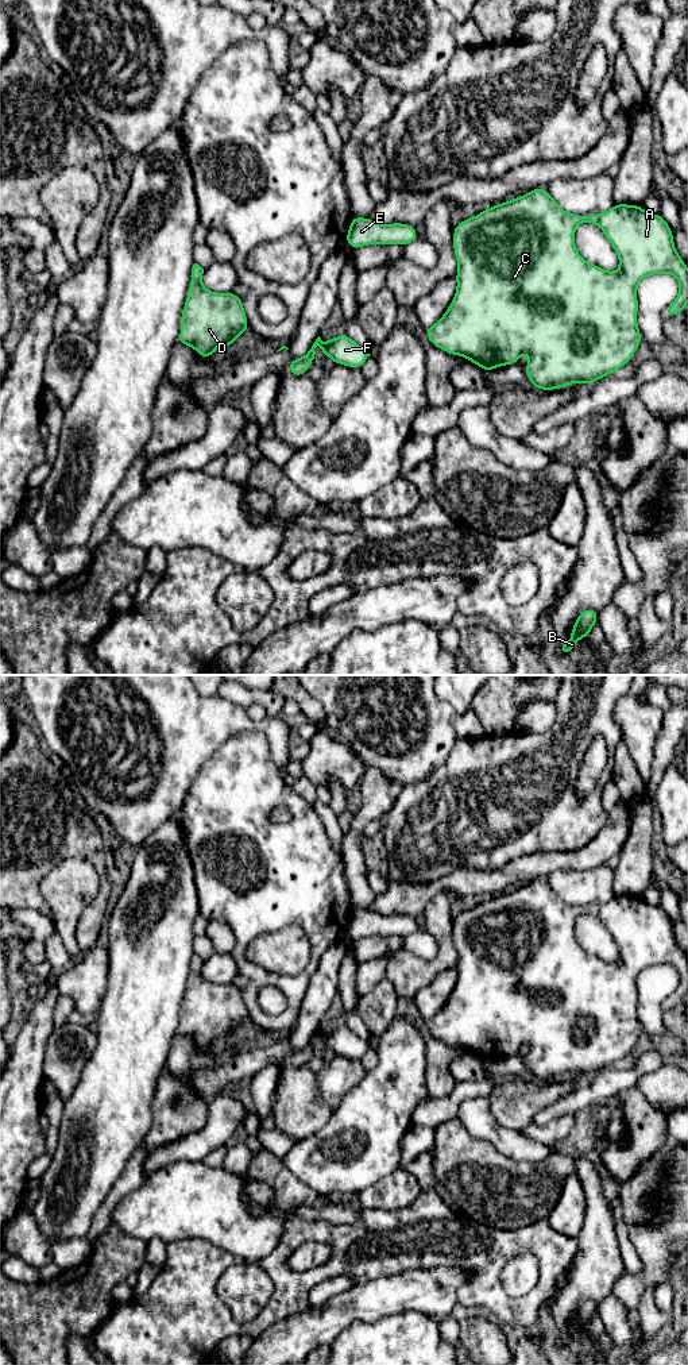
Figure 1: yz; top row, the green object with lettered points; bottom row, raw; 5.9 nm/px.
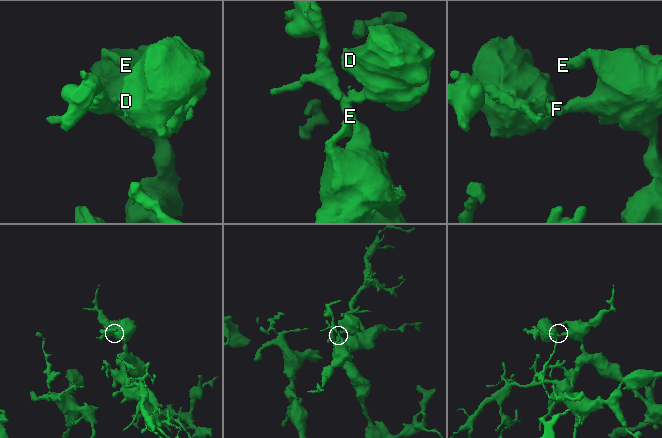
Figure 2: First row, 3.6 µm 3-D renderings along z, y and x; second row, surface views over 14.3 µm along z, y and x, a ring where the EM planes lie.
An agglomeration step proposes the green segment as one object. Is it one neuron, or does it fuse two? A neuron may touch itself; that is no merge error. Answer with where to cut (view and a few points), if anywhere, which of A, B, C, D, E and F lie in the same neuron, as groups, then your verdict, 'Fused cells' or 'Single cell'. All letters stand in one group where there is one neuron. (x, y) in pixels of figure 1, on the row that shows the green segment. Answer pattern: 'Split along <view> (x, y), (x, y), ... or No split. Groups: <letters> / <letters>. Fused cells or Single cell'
Split along yz (320, 338), (314, 346). Groups: A B C E F / D. Fused cells

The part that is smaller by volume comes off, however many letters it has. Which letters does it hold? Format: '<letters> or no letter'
D

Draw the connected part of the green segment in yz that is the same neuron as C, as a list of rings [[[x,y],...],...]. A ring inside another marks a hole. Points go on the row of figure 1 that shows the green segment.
[[[536,188],[461,220],[453,227],[453,250],[457,289],[441,319],[425,329],[430,344],[451,355],[464,356],[484,371],[515,365],[527,352],[530,360],[525,373],[538,390],[556,390],[572,383],[591,386],[630,363],[642,343],[637,324],[637,288],[645,277],[669,273],[677,278],[680,290],[665,309],[665,317],[684,312],[688,305],[688,269],[675,247],[673,231],[660,213],[648,213],[642,205],[614,204],[604,213],[580,216],[564,211],[546,188]],[[583,223],[596,224],[603,231],[619,257],[618,271],[607,271],[579,254],[575,231]]]

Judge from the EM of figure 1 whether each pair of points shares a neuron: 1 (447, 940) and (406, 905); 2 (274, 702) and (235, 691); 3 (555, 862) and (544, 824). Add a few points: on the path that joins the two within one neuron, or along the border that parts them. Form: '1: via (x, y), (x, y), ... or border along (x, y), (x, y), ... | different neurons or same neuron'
1: border along (445, 891), (436, 895), (422, 913) | different neurons
2: via (265, 698), (244, 697) | same neuron
3: border along (583, 847), (575, 851), (540, 851), (521, 856) | different neurons

